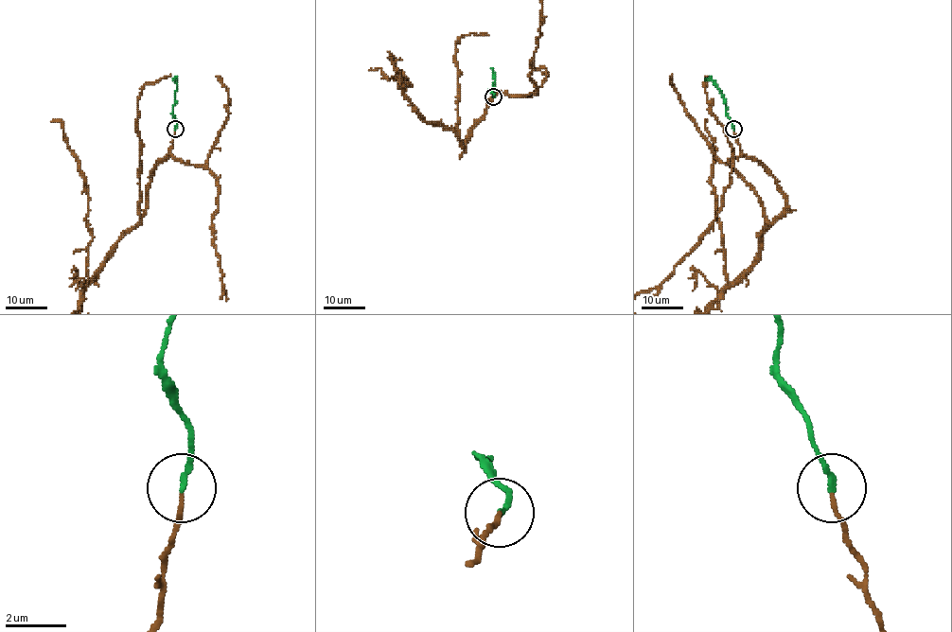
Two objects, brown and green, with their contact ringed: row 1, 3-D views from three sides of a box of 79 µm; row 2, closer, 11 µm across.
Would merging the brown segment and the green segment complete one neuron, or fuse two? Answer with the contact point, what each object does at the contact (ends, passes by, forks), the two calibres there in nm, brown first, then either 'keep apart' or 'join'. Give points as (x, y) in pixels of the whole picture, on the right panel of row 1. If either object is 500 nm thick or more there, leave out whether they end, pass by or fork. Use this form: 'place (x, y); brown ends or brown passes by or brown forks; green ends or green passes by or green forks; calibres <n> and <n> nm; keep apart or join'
place (733, 129); brown ends; green ends; calibres 120 and 160 nm; join

